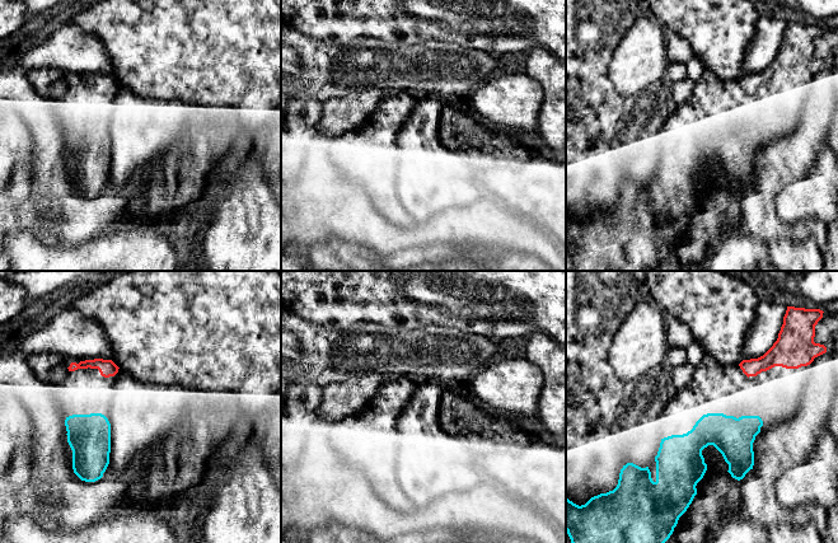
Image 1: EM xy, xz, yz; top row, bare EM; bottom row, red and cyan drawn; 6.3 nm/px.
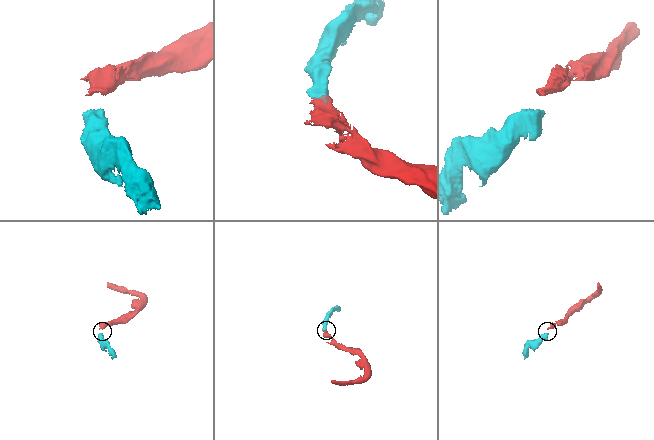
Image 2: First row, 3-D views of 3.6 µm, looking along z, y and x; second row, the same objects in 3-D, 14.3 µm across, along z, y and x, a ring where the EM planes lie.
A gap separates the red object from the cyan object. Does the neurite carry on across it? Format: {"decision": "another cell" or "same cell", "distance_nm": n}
{"decision": "same cell", "distance_nm": 240}

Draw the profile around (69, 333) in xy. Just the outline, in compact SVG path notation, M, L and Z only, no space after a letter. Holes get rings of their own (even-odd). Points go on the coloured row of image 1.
M62 310L42 328L17 343L24 356L47 354L80 361L112 357L112 347L103 327L76 310Z

